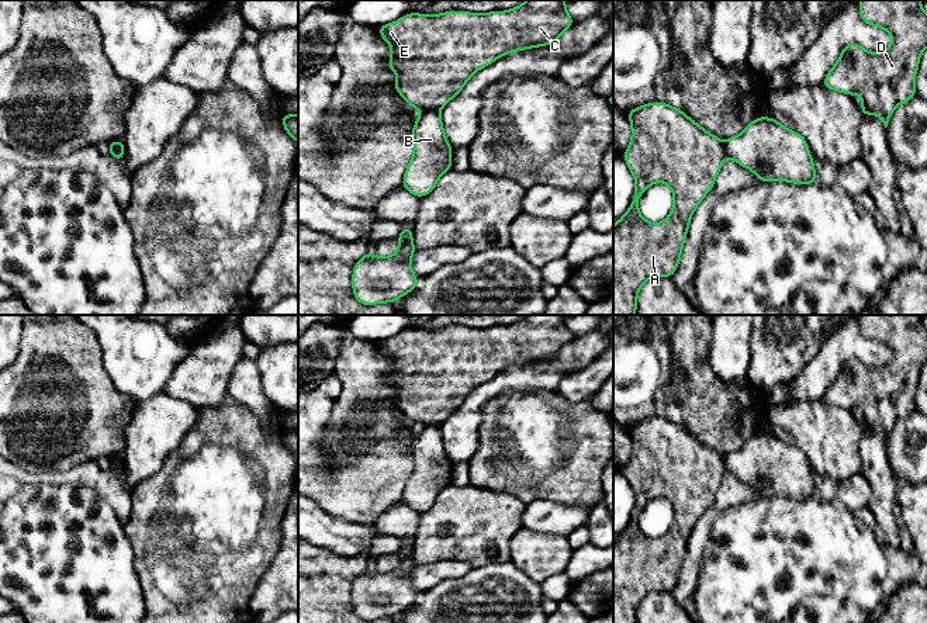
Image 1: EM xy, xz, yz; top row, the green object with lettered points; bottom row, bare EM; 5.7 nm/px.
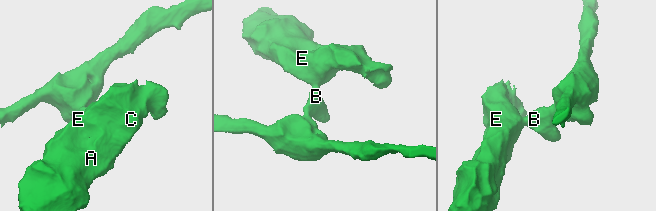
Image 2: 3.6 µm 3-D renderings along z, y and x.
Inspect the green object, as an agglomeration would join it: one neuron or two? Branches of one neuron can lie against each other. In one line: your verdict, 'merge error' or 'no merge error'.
merge error

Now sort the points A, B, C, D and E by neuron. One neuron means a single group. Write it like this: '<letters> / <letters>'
A C E / B D

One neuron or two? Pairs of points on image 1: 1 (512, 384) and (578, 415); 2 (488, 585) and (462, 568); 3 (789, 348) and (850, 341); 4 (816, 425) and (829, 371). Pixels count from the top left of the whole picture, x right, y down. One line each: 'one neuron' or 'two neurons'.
1: two neurons
2: two neurons
3: two neurons
4: two neurons

